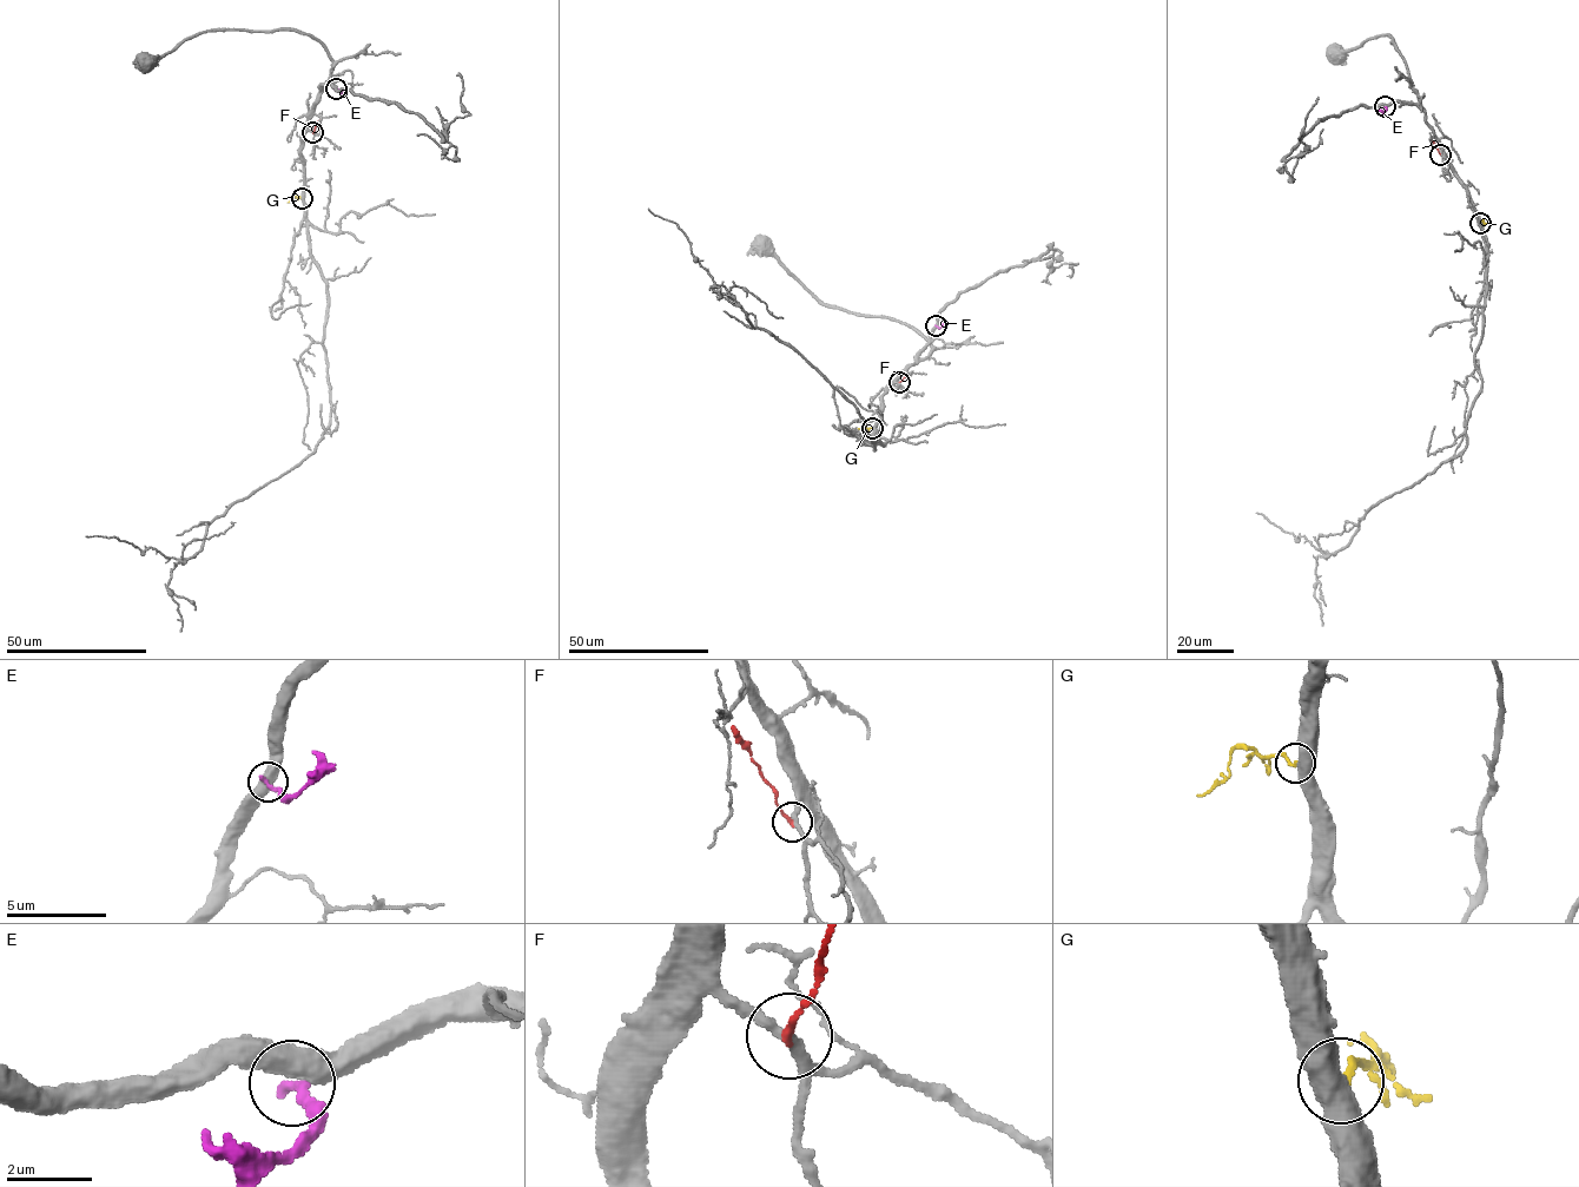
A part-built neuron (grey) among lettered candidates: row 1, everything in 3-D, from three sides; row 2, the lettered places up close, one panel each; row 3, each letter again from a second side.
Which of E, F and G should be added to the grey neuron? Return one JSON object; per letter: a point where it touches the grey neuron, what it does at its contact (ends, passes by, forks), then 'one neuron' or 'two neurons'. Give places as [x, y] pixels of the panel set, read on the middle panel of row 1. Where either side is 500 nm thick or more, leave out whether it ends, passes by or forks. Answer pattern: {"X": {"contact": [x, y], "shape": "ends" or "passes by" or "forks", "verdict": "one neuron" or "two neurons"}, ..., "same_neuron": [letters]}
{"E": {"contact": [936, 325], "verdict": "two neurons"}, "F": {"contact": [899, 382], "shape": "ends", "verdict": "two neurons"}, "G": {"contact": [872, 428], "verdict": "one neuron"}, "same_neuron": ["G"]}

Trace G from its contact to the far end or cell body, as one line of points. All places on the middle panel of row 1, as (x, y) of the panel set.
G: (872, 427), (858, 428)

